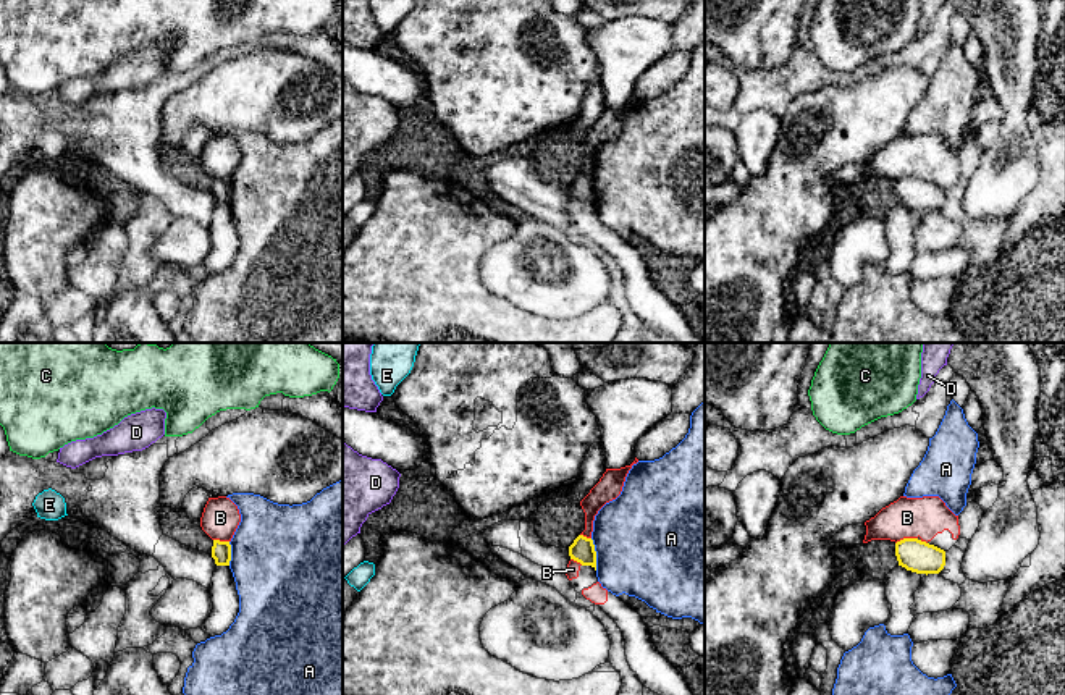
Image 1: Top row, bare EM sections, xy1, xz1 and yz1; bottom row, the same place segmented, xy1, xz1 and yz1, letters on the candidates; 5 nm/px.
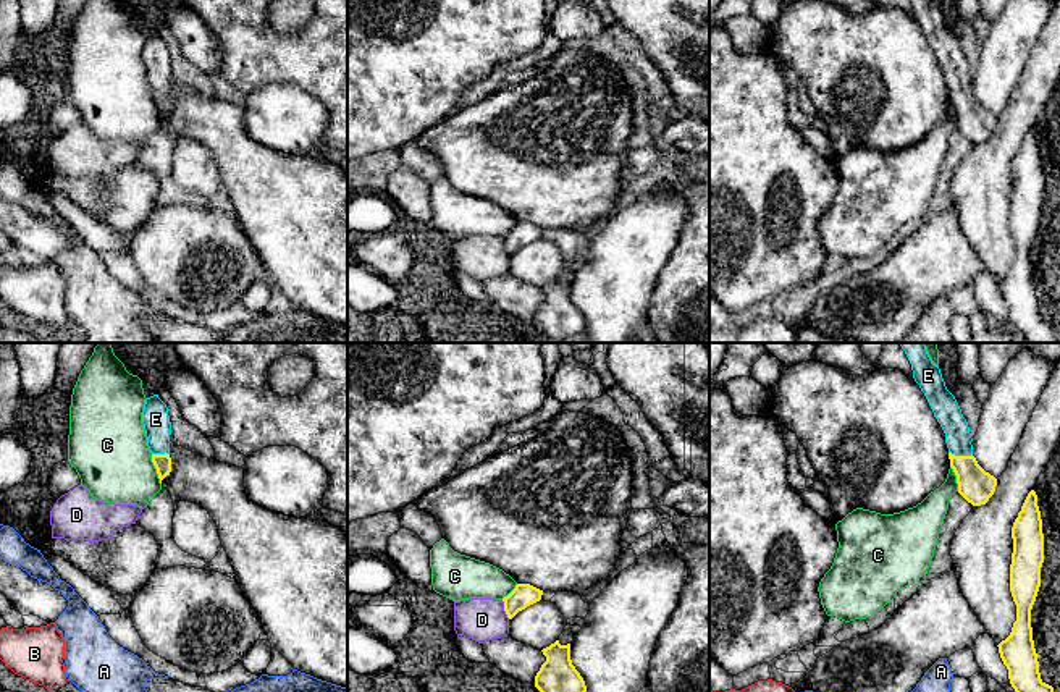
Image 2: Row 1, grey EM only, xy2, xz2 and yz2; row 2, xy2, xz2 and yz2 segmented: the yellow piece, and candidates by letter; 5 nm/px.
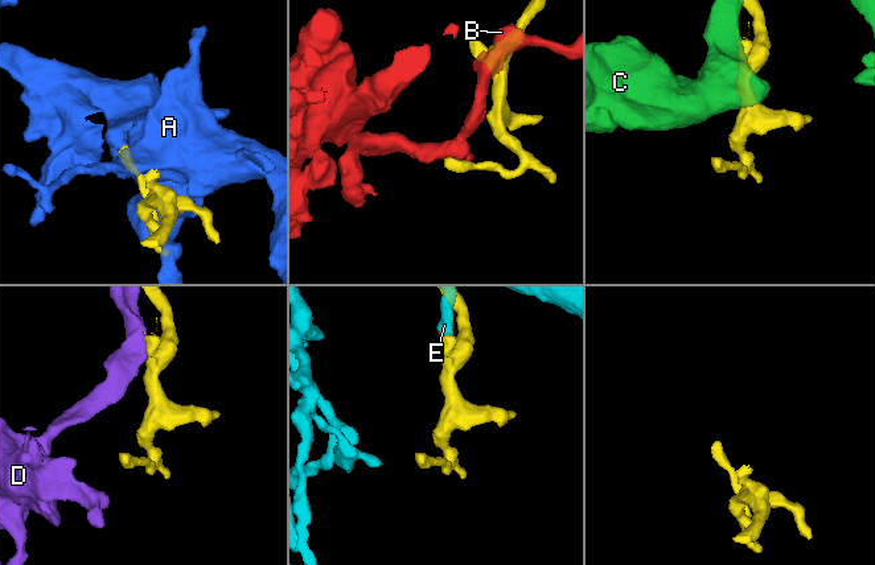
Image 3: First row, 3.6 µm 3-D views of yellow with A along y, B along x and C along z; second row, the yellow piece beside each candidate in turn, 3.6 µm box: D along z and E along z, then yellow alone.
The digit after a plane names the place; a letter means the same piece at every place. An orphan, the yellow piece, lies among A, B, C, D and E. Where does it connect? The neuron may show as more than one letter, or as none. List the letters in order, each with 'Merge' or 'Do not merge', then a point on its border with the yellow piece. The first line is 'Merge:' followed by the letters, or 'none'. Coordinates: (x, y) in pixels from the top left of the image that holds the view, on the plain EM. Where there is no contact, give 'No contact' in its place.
Merge: E
A: Do not merge. Touches yellow at xz1 (595, 193)
B: Do not merge. Touches yellow at yz1 (905, 176)
C: Do not merge. Touches yellow at xy2 (155, 105)
D: Do not merge. Touches yellow at xz2 (504, 248)
E: Merge. Touches yellow at yz2 (960, 94)

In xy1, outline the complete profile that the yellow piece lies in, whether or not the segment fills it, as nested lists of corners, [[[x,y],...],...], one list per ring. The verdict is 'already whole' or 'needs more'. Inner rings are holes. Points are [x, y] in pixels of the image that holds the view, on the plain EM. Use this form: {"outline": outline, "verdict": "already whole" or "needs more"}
{"outline": [[[213,178],[212,196],[217,204],[229,204],[231,199],[231,183],[229,179]]], "verdict": "already whole"}

